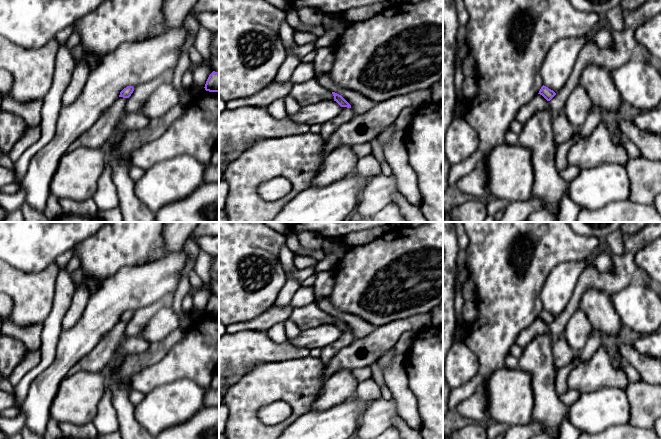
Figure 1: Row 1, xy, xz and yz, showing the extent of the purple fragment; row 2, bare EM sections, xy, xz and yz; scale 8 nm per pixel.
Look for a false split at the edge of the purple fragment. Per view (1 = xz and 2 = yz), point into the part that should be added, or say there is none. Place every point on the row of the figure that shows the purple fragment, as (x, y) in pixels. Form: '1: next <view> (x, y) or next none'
1: next none
2: next none

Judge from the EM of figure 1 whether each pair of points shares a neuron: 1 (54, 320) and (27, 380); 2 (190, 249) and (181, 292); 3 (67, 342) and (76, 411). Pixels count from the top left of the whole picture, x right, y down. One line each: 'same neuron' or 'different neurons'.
1: same neuron
2: same neuron
3: different neurons

